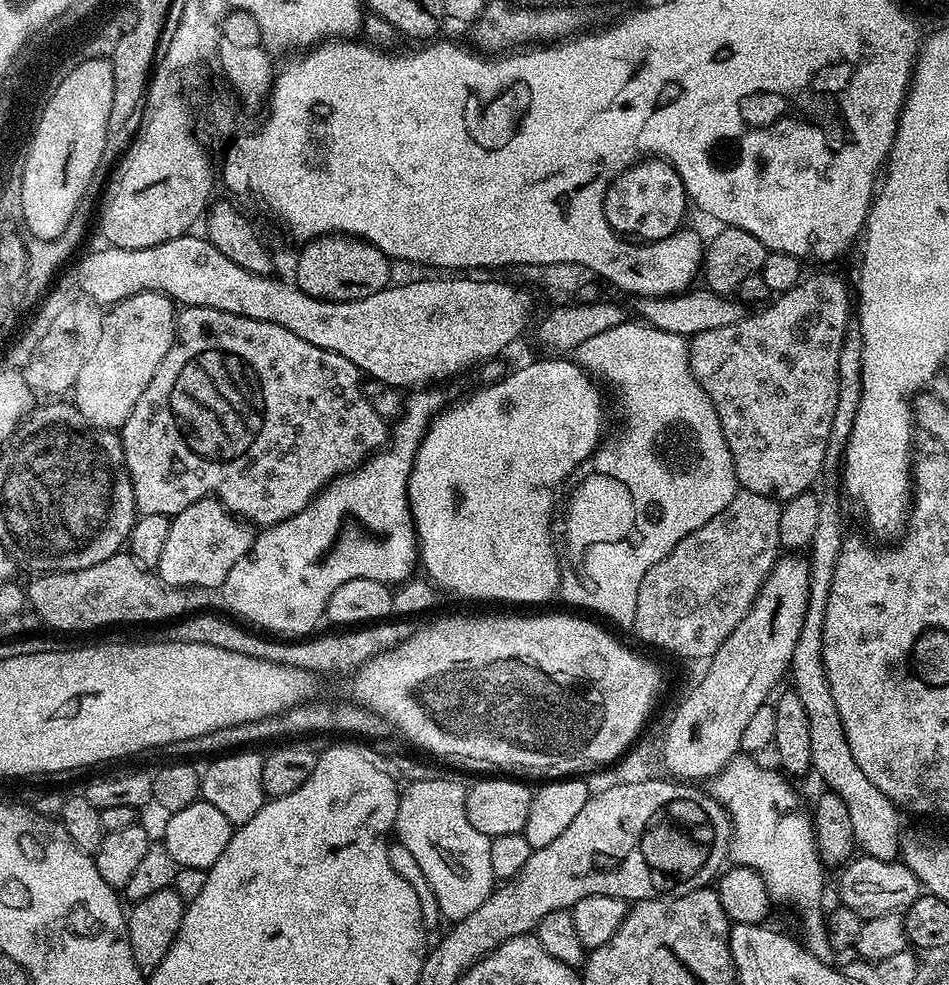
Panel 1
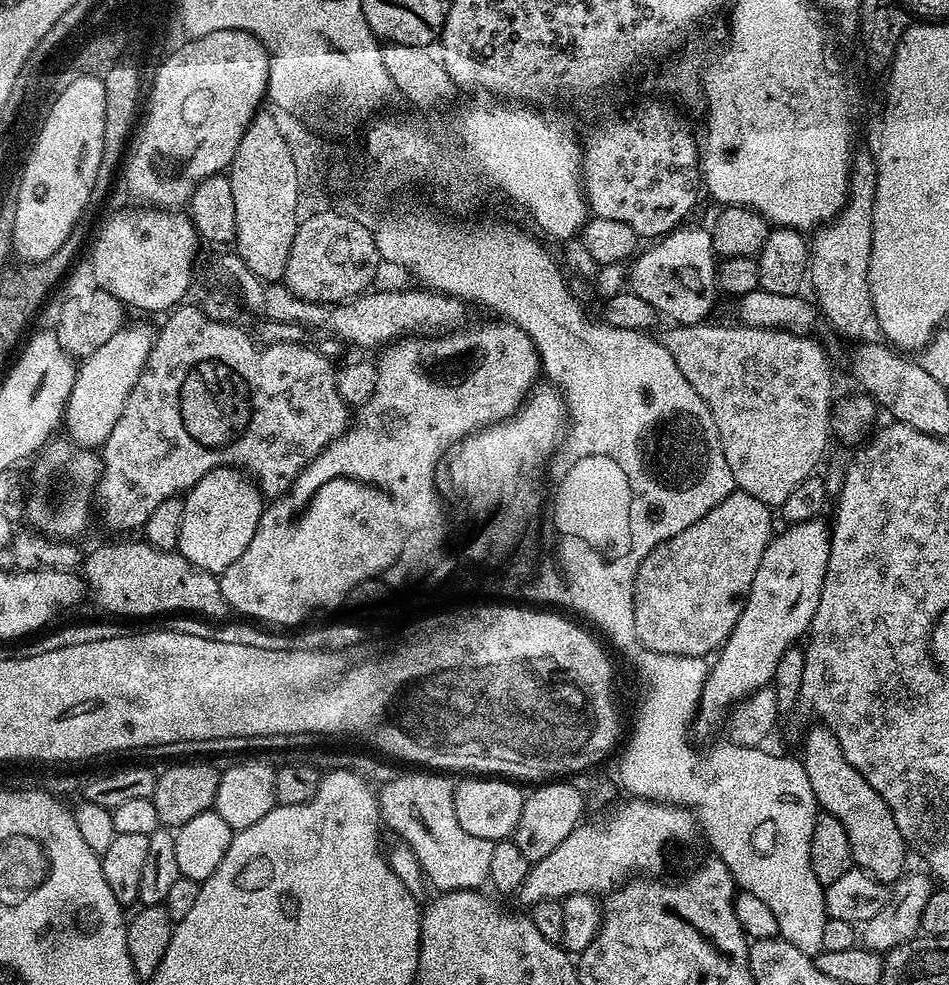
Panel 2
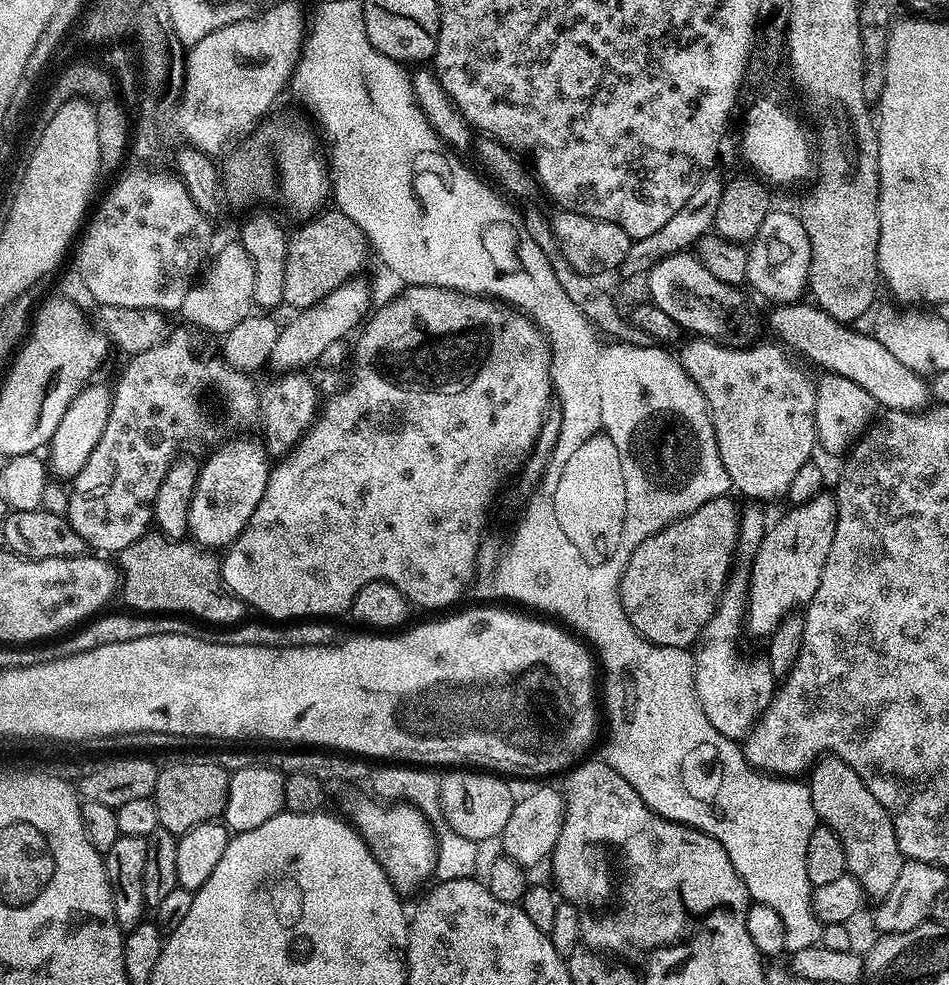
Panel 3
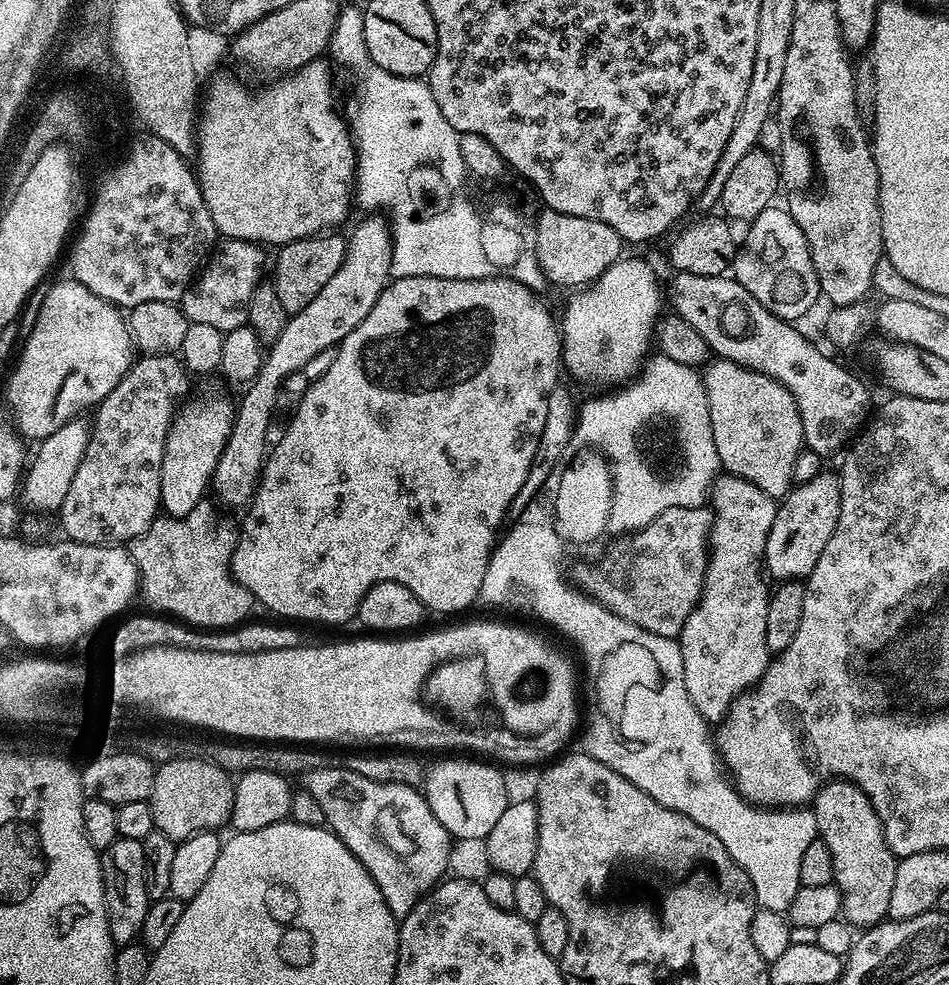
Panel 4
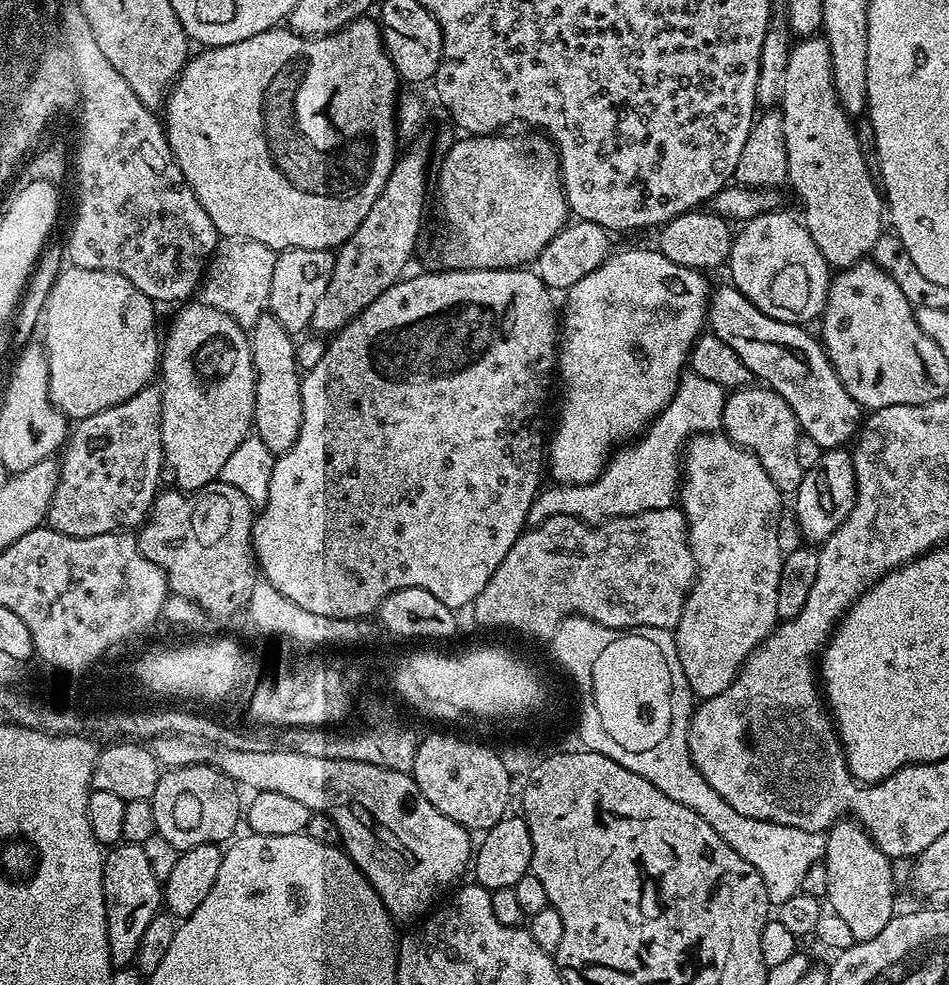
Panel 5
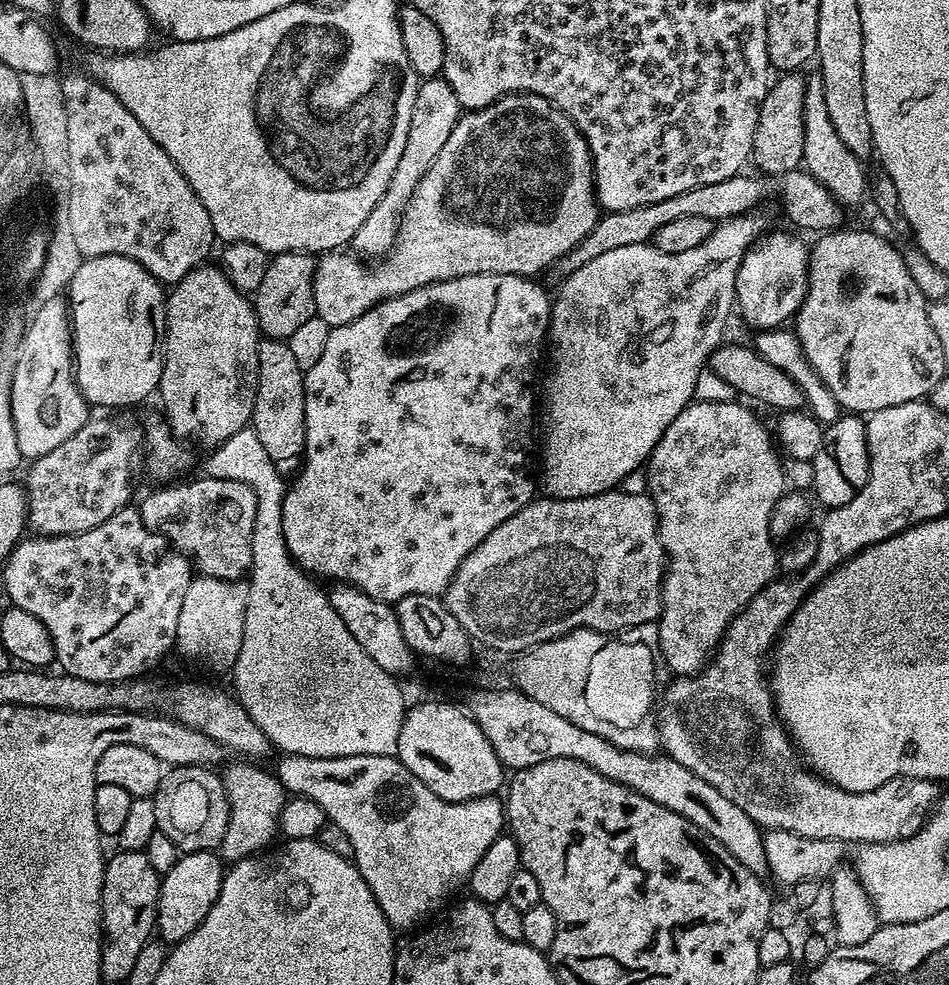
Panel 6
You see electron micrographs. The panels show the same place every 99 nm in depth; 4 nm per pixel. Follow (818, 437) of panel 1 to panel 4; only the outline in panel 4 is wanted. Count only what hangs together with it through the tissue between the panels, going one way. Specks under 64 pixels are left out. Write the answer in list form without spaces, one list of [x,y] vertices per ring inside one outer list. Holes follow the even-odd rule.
[[[719,358],[713,359],[702,375],[721,469],[748,480],[768,496],[787,496],[794,487],[794,458],[805,447],[802,418],[790,390],[766,374]]]

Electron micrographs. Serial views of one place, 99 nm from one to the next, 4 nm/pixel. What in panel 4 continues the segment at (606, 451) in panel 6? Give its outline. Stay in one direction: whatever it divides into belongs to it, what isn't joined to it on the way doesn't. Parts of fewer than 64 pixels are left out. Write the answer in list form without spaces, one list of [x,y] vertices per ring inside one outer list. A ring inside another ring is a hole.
[[[621,258],[592,283],[571,294],[573,296],[564,308],[564,320],[562,316],[562,364],[567,375],[569,372],[574,379],[597,384],[600,388],[608,388],[611,384],[620,386],[631,381],[641,371],[649,355],[648,347],[653,347],[654,329],[662,316],[660,284],[656,281],[655,270],[644,260]]]

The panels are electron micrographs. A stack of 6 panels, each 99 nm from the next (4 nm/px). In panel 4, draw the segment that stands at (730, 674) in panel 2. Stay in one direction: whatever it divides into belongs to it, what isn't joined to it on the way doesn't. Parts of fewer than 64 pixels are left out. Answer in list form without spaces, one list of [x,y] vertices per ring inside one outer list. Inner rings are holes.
[[[821,470],[810,482],[796,484],[787,496],[779,501],[774,526],[770,526],[770,538],[766,538],[764,566],[769,577],[777,576],[777,581],[800,580],[807,578],[814,570],[826,542],[834,534],[840,517],[840,478],[835,471]]]

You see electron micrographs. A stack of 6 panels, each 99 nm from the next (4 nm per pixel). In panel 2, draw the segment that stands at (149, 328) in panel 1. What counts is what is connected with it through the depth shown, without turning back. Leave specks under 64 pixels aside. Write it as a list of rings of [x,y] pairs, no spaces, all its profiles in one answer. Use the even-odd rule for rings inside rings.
[[[129,323],[79,365],[63,419],[66,428],[68,424],[67,435],[73,444],[96,450],[110,438],[110,430],[114,430],[114,422],[118,422],[122,406],[126,406],[126,398],[130,398],[130,390],[134,390],[146,366],[153,339],[153,329],[144,324]]]

